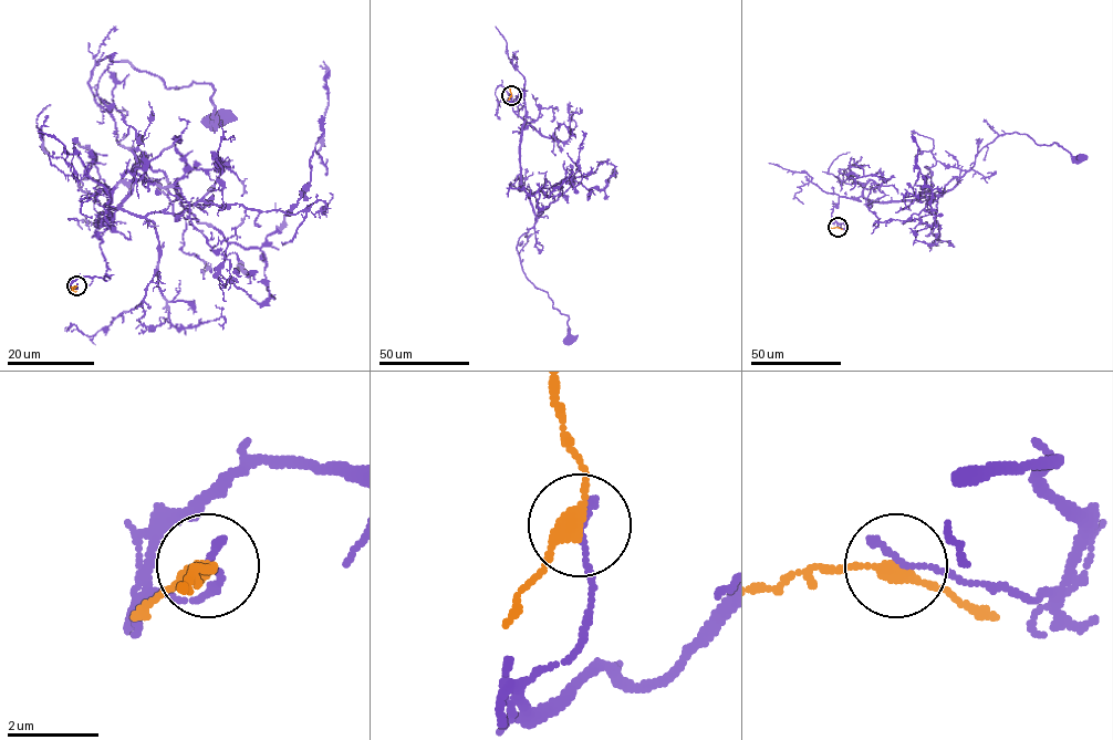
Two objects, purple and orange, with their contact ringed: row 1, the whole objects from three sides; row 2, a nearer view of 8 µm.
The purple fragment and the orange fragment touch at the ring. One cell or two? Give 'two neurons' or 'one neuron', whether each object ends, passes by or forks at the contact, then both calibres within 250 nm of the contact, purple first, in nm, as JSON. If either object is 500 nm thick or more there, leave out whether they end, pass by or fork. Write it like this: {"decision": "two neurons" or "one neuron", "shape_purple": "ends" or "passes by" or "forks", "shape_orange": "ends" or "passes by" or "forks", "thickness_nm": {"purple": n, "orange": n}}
{"decision": "two neurons", "shape_purple": "ends", "shape_orange": "passes by", "thickness_nm": {"purple": 160, "orange": 280}}

